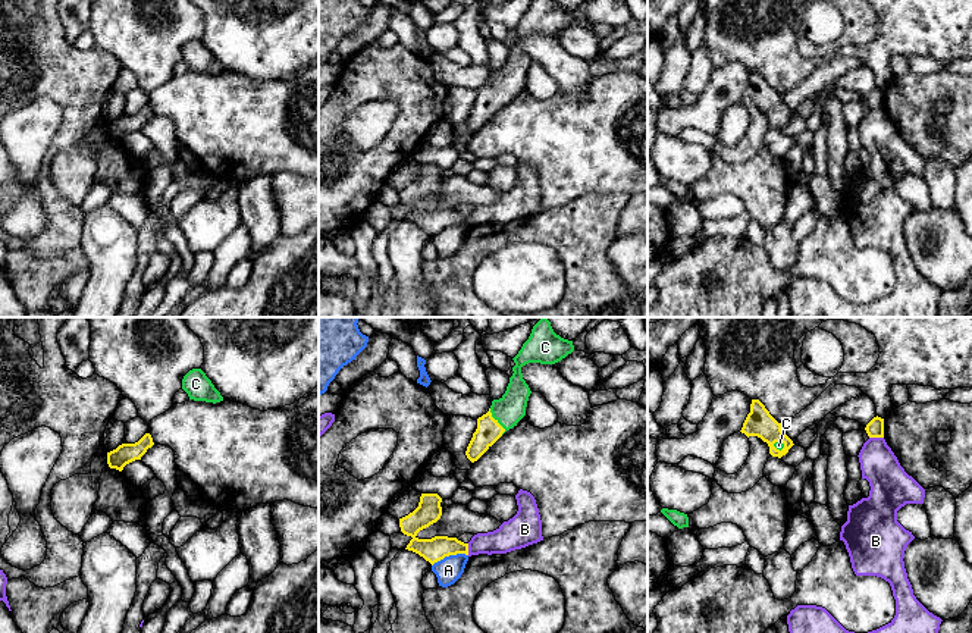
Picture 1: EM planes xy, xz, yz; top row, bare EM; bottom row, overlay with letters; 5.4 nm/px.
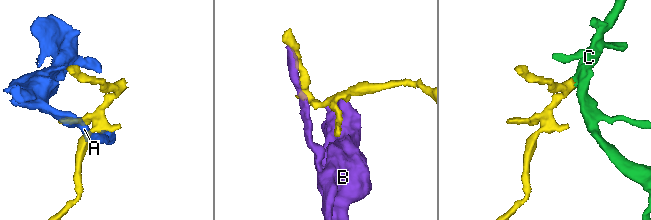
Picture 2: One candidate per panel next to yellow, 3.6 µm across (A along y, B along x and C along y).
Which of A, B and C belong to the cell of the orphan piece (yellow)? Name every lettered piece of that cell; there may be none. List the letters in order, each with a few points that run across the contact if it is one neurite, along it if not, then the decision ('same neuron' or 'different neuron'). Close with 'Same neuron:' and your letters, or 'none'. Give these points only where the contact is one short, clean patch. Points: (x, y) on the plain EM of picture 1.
A: line xz (467, 225), (450, 225), (432, 237); different neuron
B: line yz (869, 107), (883, 109); different neuron
C: line xz (489, 102), (497, 93), (508, 81); same neuron
Same neuron: C

